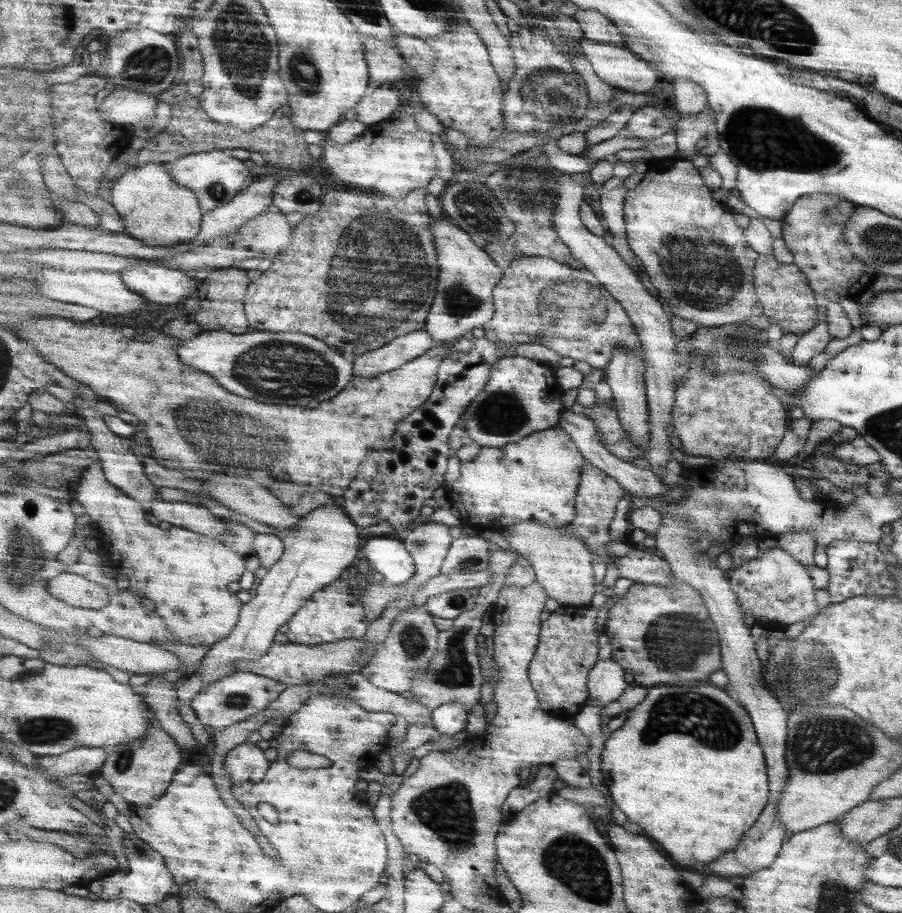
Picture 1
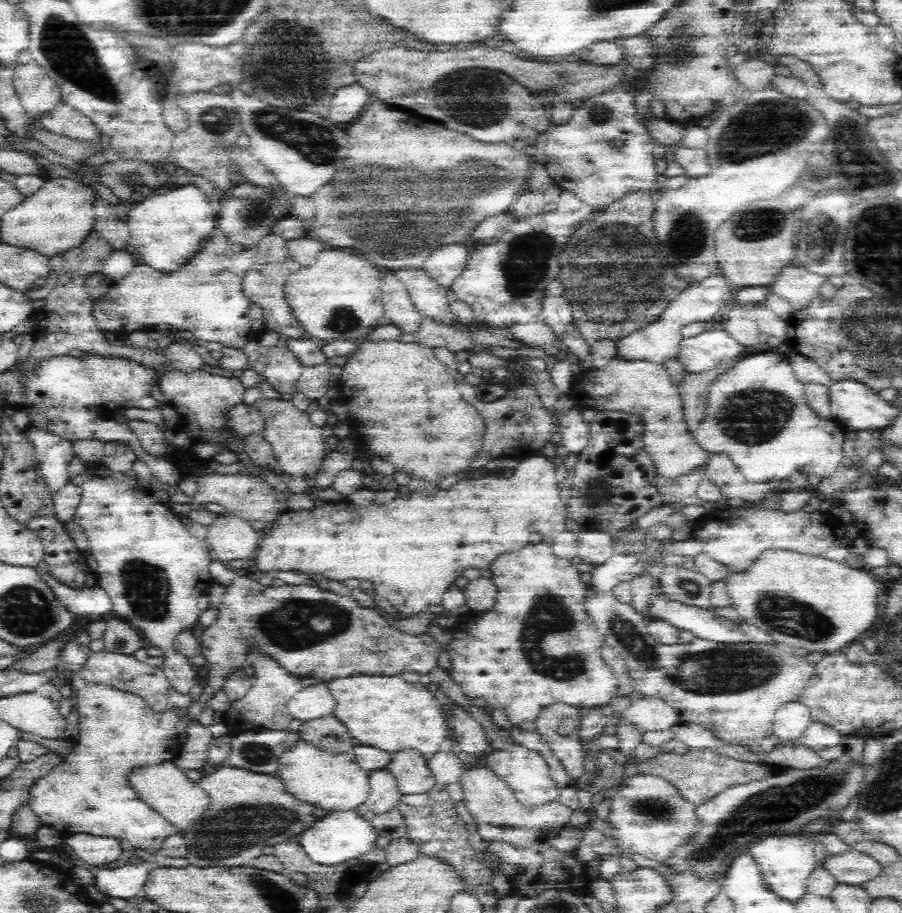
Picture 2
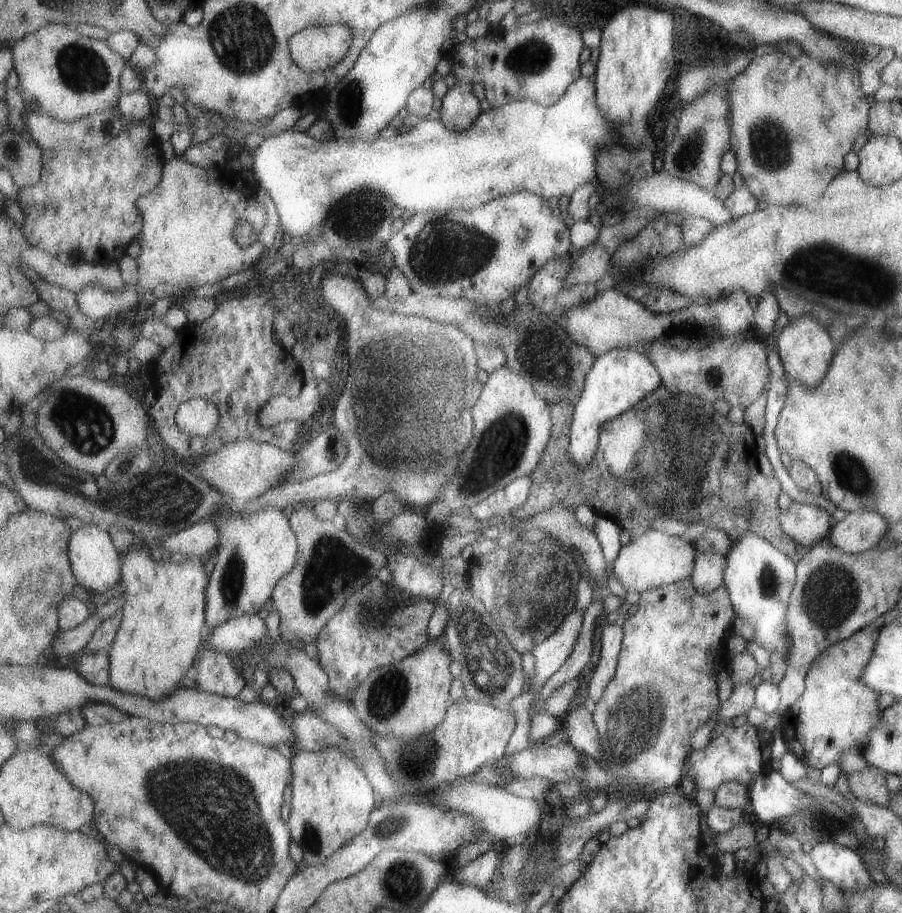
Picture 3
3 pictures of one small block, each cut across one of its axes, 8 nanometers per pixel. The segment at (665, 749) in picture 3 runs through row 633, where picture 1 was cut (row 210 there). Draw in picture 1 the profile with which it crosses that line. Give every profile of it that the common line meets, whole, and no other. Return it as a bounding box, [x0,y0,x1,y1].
[625,158,763,328]

